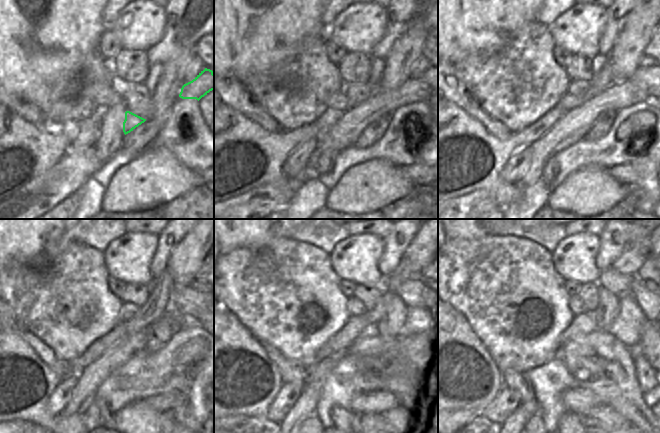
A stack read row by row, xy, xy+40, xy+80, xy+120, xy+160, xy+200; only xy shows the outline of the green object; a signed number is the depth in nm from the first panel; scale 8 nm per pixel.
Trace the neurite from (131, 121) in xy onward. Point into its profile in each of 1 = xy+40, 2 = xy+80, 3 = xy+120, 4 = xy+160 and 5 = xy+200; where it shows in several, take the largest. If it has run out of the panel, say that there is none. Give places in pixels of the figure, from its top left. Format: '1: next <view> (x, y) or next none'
1: next xy+40 (346, 131)
2: next xy+80 (573, 126)
3: next xy+120 (71, 422)
4: next xy+160 (315, 376)
5: next xy+200 (517, 422)

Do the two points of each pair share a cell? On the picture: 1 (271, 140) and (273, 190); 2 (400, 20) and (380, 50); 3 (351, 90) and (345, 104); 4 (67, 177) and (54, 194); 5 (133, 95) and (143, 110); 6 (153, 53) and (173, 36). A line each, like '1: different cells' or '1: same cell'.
1: different cells
2: same cell
3: different cells
4: same cell
5: same cell
6: same cell

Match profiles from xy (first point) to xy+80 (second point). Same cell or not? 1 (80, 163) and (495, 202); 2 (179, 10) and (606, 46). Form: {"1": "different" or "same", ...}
{"1": "same", "2": "same"}

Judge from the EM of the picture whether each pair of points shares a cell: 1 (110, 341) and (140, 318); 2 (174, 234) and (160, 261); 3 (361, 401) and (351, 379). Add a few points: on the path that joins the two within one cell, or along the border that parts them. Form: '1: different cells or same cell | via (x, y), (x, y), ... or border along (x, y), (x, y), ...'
1: different cells | border along (119, 322), (128, 333)
2: same cell | via (167, 241), (162, 254)
3: different cells | border along (380, 390), (359, 394), (348, 408)

